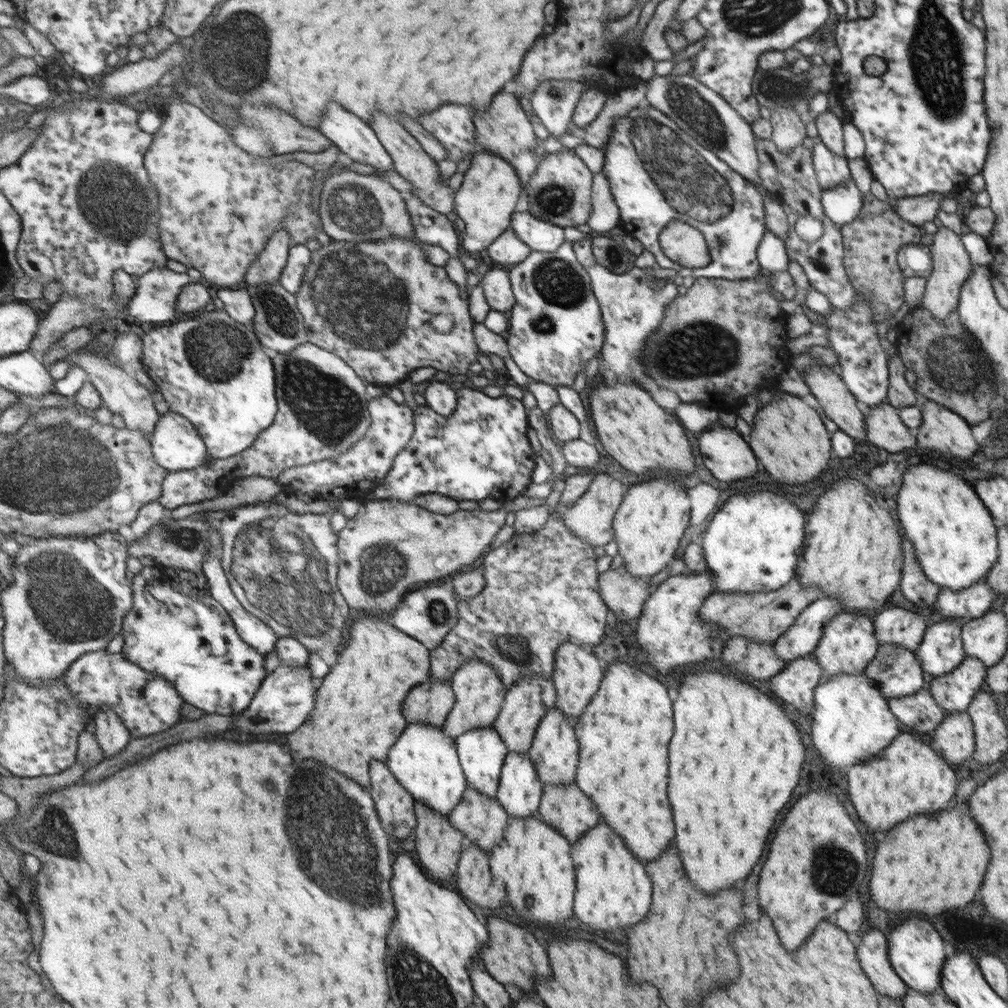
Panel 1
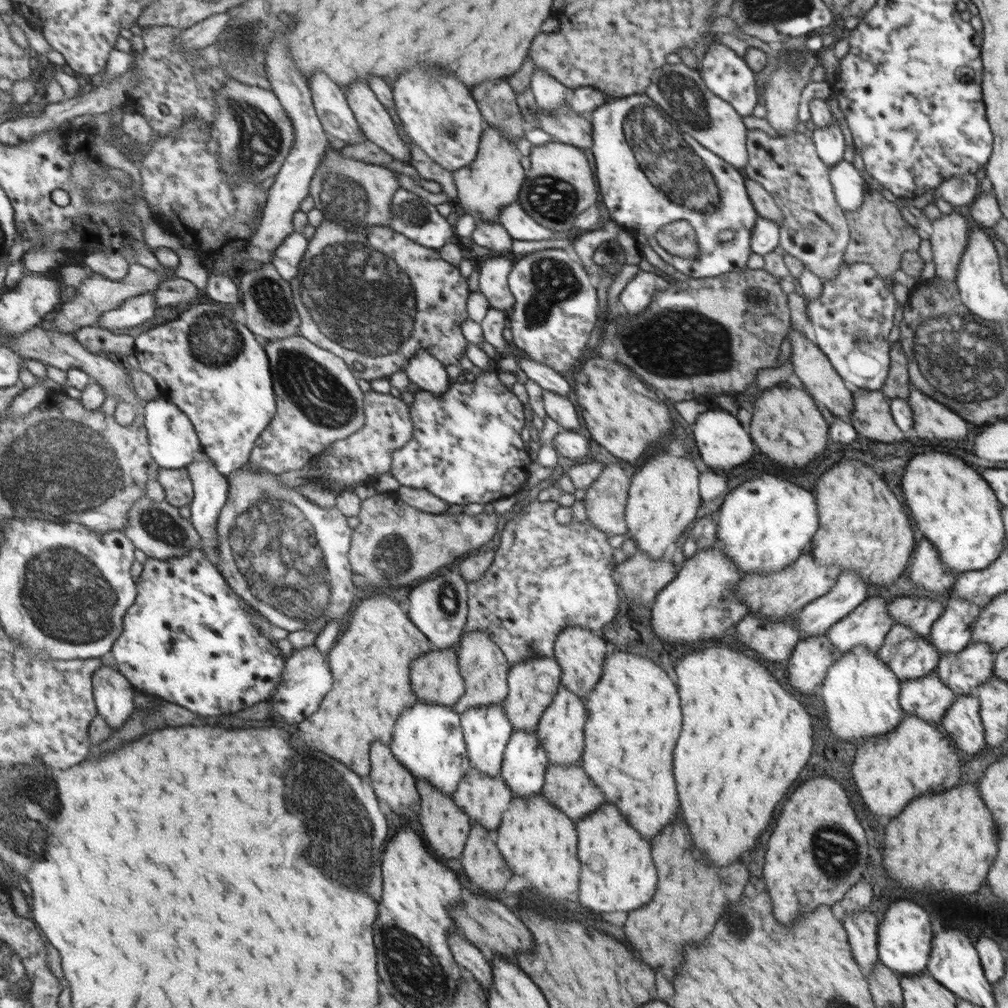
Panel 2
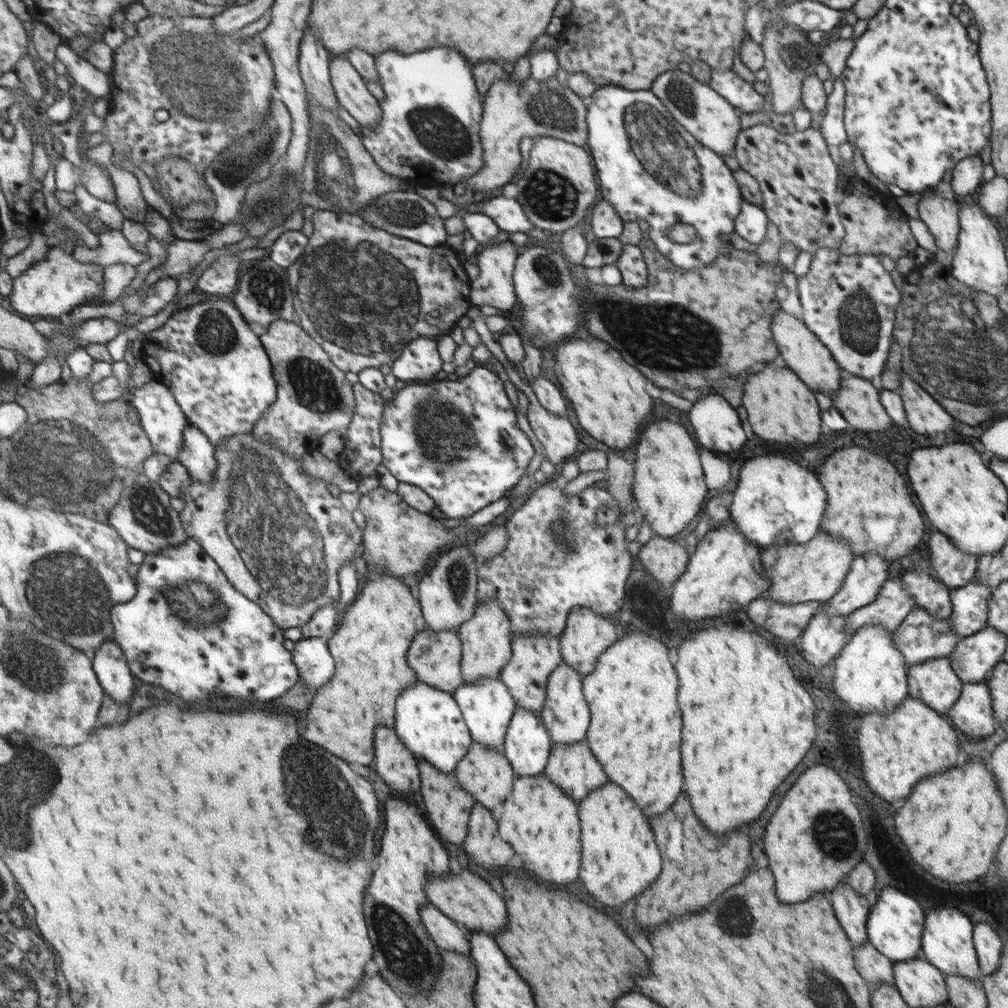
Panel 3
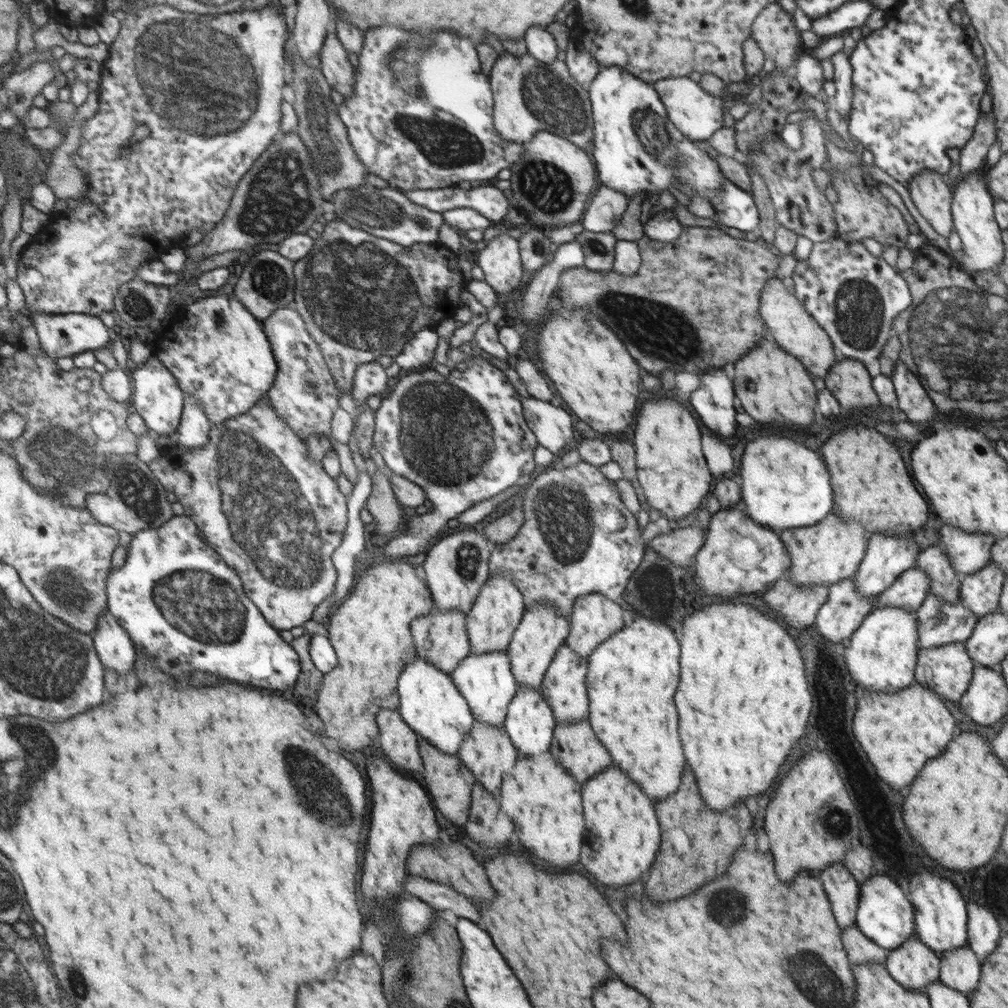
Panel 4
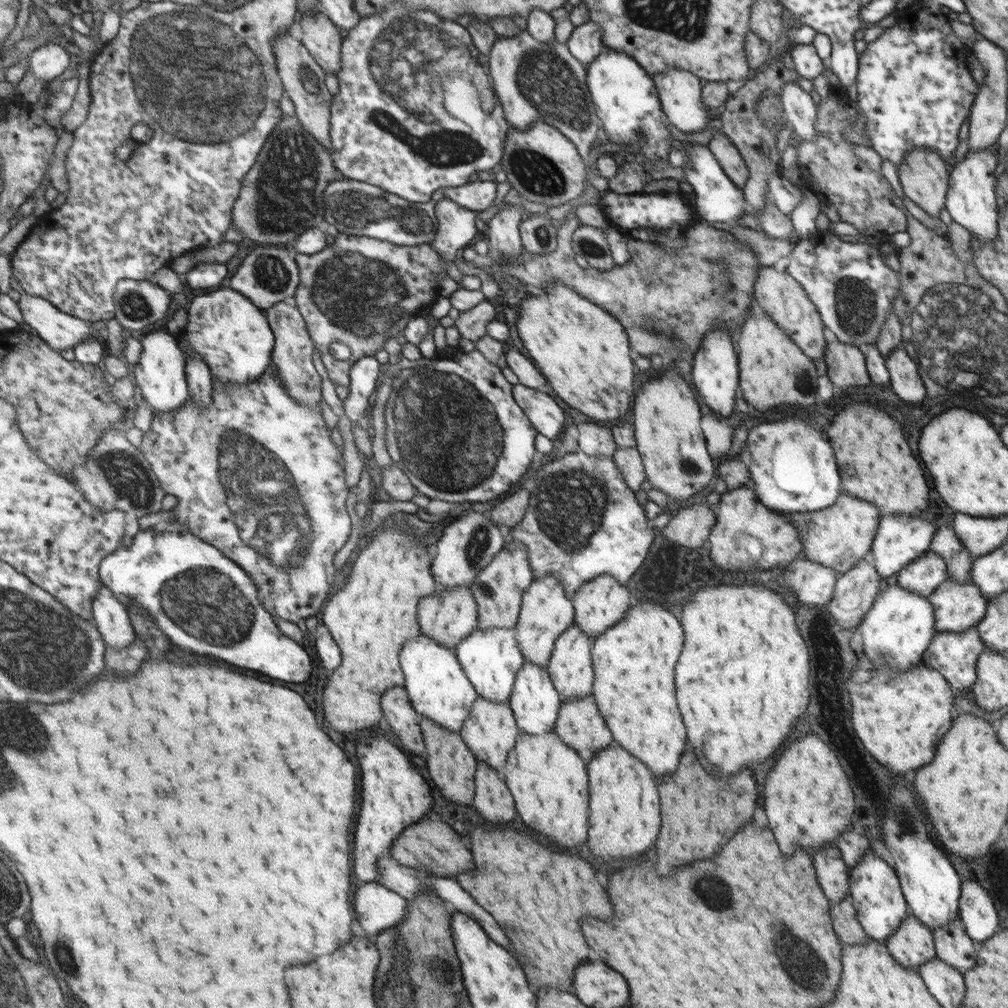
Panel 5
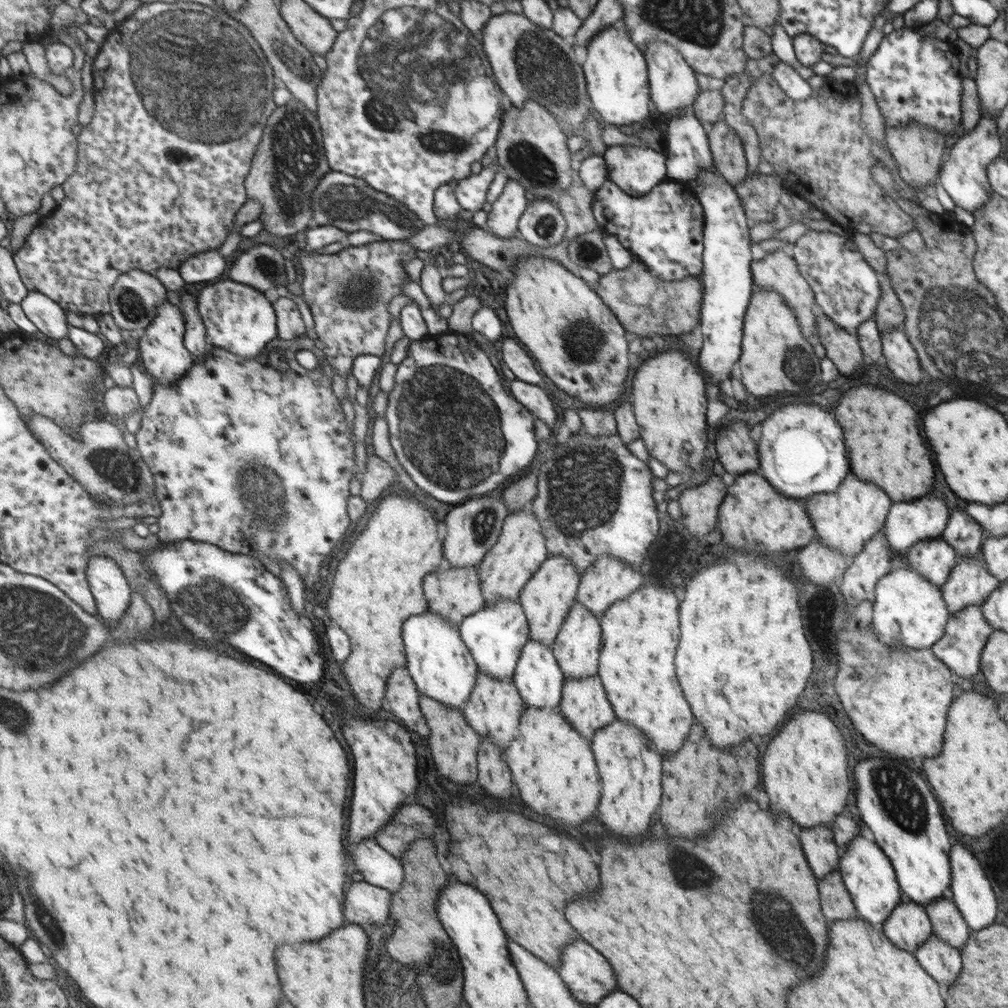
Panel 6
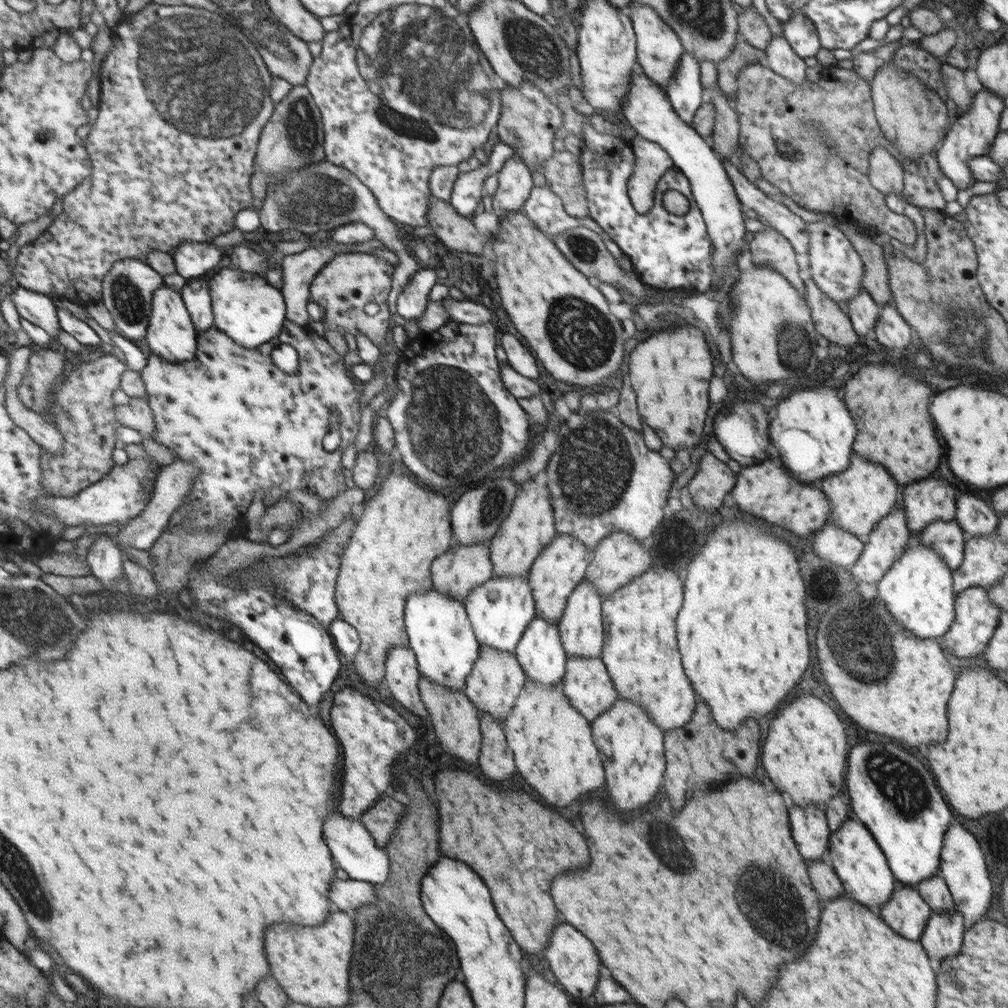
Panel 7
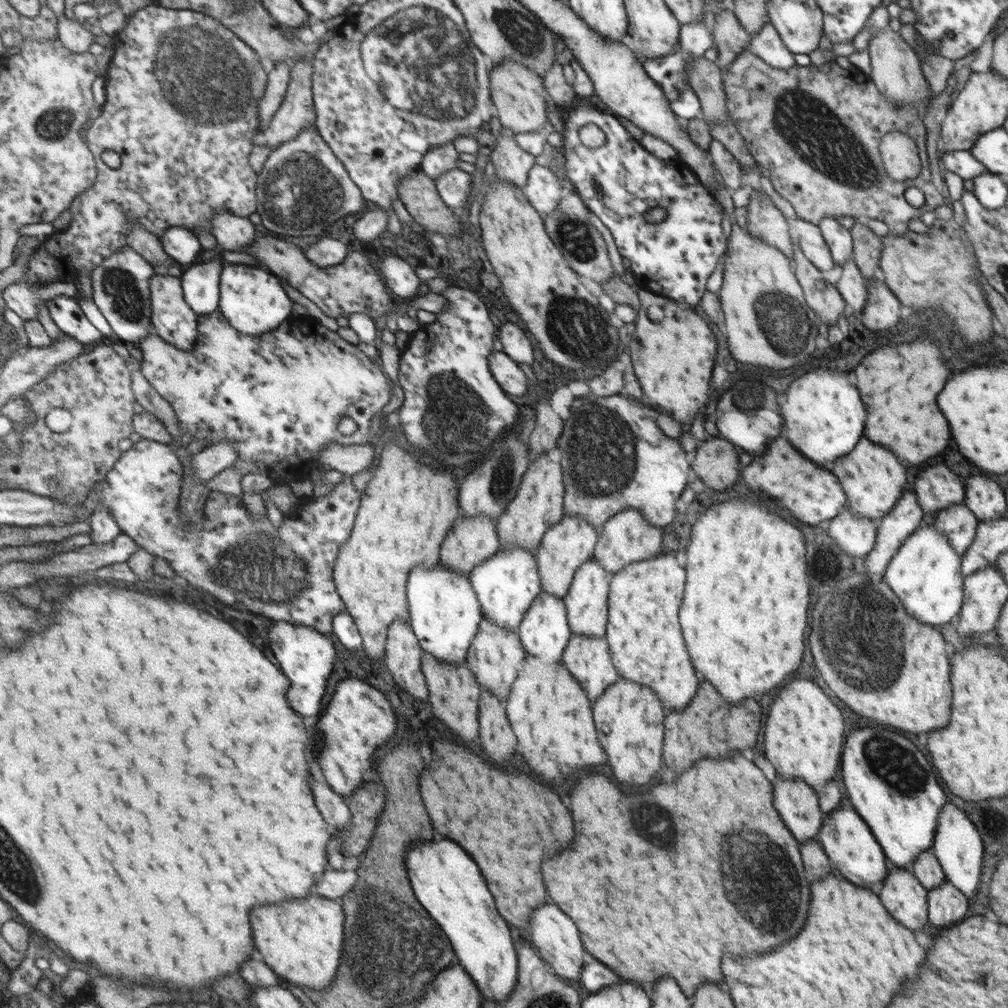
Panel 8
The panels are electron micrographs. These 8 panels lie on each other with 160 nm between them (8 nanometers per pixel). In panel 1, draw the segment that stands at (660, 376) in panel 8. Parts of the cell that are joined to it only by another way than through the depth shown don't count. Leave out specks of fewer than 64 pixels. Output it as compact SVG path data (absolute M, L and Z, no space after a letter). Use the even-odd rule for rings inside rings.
M662 476L631 486L612 518L612 539L617 544L616 552L623 558L623 567L636 577L651 576L663 570L679 546L687 520L687 492L676 478Z

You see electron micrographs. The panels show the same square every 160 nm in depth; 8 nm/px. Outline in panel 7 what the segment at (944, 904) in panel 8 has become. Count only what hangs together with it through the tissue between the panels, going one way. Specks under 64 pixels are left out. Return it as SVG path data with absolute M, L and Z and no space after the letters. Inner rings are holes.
M957 909L948 913L931 913L930 920L922 932L920 944L927 956L941 960L945 956L953 956L959 952L961 934L963 934L963 918Z

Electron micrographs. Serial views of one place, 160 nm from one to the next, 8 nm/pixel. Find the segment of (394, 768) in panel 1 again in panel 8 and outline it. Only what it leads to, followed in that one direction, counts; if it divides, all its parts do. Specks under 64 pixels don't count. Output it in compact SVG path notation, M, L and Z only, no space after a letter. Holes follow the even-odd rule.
M439 562L429 567L415 565L411 580L407 580L408 622L423 651L439 661L456 665L465 660L469 643L483 618L479 612L480 602L469 576L456 573Z

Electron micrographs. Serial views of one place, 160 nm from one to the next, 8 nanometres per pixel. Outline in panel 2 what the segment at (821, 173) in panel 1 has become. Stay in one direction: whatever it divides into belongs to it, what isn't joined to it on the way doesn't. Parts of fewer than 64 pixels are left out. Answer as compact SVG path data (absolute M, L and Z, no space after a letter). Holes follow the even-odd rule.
M833 118L829 126L817 128L810 132L810 138L814 149L821 162L831 168L842 159L843 151L846 149L839 122Z

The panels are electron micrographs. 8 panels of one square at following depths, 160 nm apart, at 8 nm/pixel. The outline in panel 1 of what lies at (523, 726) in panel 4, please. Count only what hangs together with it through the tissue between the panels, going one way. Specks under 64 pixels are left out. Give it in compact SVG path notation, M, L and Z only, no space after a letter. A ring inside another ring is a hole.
M509 752L501 768L497 799L508 817L525 818L537 810L541 780L528 752Z

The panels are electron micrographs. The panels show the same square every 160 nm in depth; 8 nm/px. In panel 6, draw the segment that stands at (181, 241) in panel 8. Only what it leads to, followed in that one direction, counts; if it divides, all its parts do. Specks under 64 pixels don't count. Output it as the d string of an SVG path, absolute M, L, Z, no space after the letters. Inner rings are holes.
M219 249L206 250L191 255L179 268L186 283L209 282L223 276L227 270L227 260Z

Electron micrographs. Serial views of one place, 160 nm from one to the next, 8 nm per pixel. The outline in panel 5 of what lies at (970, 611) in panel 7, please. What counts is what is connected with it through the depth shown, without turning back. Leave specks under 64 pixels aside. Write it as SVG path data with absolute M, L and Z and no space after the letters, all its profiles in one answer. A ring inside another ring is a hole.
M974 626L963 632L940 632L935 634L932 642L925 650L921 660L929 667L934 668L950 684L956 688L957 694L966 693L977 679L977 662L985 650L983 640Z

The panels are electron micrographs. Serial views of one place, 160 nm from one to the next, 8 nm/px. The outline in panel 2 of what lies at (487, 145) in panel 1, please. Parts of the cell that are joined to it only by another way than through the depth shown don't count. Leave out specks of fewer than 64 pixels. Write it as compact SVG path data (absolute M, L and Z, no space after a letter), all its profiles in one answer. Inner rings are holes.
M503 77L494 81L483 81L471 89L474 100L487 124L503 131L509 142L523 138L528 127L515 104L515 96Z

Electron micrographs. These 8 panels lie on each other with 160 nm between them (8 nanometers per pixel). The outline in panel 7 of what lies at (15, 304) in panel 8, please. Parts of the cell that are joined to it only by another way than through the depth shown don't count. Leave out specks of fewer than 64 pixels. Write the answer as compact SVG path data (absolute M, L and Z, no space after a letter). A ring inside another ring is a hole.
M19 286L12 292L12 299L22 318L41 326L51 337L56 338L62 326L58 317L58 308L50 296Z

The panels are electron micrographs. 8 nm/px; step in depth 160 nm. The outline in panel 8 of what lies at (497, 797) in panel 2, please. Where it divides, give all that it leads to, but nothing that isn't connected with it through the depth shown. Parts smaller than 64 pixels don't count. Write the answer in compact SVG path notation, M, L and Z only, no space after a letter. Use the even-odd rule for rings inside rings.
M481 619L477 631L473 635L466 652L465 661L479 683L485 690L495 694L497 698L507 696L513 684L513 678L518 671L518 666L523 662L525 651L517 632L499 628L487 619Z

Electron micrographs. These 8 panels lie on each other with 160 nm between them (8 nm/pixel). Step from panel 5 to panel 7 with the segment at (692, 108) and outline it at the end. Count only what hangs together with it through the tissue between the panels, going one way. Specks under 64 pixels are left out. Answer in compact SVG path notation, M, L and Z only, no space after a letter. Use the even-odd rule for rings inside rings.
M629 2L628 15L634 23L635 36L637 36L638 63L643 74L649 77L656 85L666 90L666 84L672 79L678 60L684 51L680 38L674 30L661 20L655 11L645 4Z

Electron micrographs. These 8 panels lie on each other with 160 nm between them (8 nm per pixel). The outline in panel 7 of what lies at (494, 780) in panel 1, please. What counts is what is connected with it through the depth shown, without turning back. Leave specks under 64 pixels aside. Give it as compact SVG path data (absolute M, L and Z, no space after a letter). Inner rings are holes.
M491 576L485 583L471 590L463 603L479 644L503 652L514 652L519 637L535 615L534 597L528 576Z

